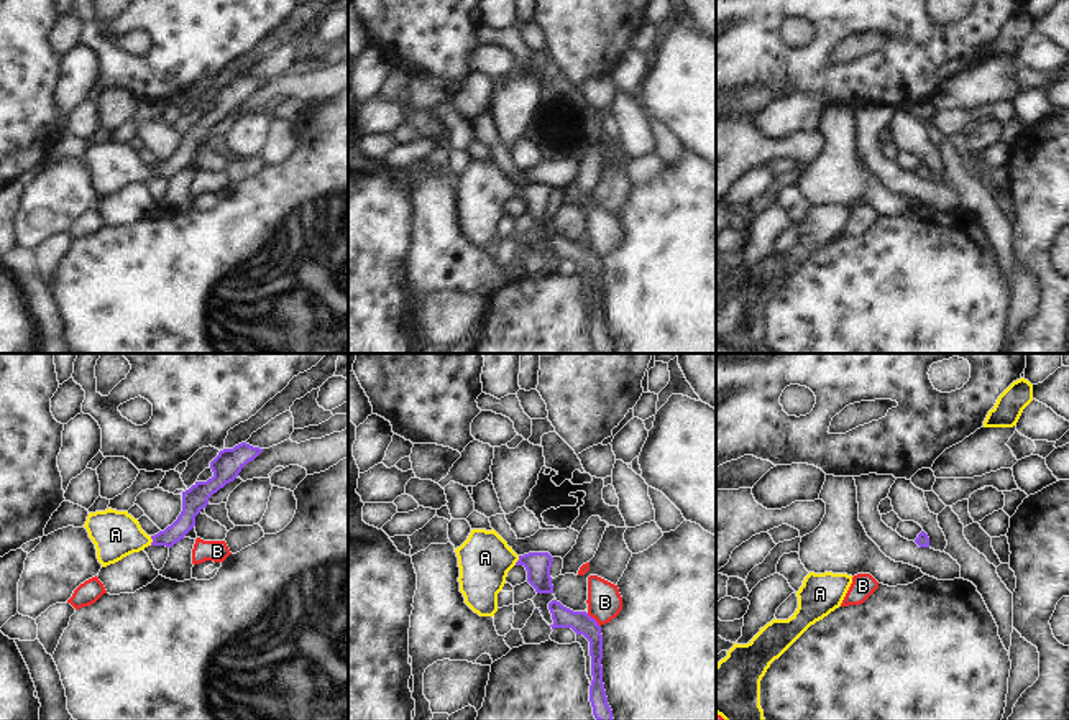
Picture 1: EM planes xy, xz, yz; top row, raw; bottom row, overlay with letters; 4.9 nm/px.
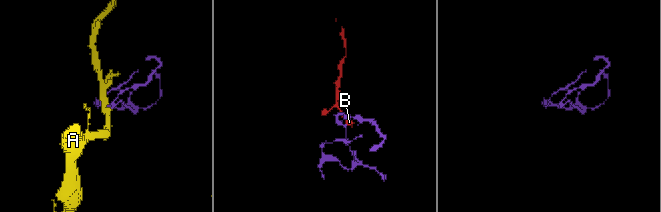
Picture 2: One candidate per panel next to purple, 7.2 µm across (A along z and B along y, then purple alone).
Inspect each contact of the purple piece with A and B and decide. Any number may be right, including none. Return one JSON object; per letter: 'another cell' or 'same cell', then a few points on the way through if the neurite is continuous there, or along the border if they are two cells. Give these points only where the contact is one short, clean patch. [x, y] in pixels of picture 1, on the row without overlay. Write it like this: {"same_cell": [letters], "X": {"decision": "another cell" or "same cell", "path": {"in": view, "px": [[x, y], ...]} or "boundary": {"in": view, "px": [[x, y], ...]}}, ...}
{"same_cell": ["A"], "A": {"decision": "same cell", "path": {"in": "xy", "px": [[191, 138], [168, 170], [153, 173], [115, 166]]}}, "B": {"decision": "another cell", "boundary": {"in": "xz", "px": [[587, 245], [600, 258]]}}}

